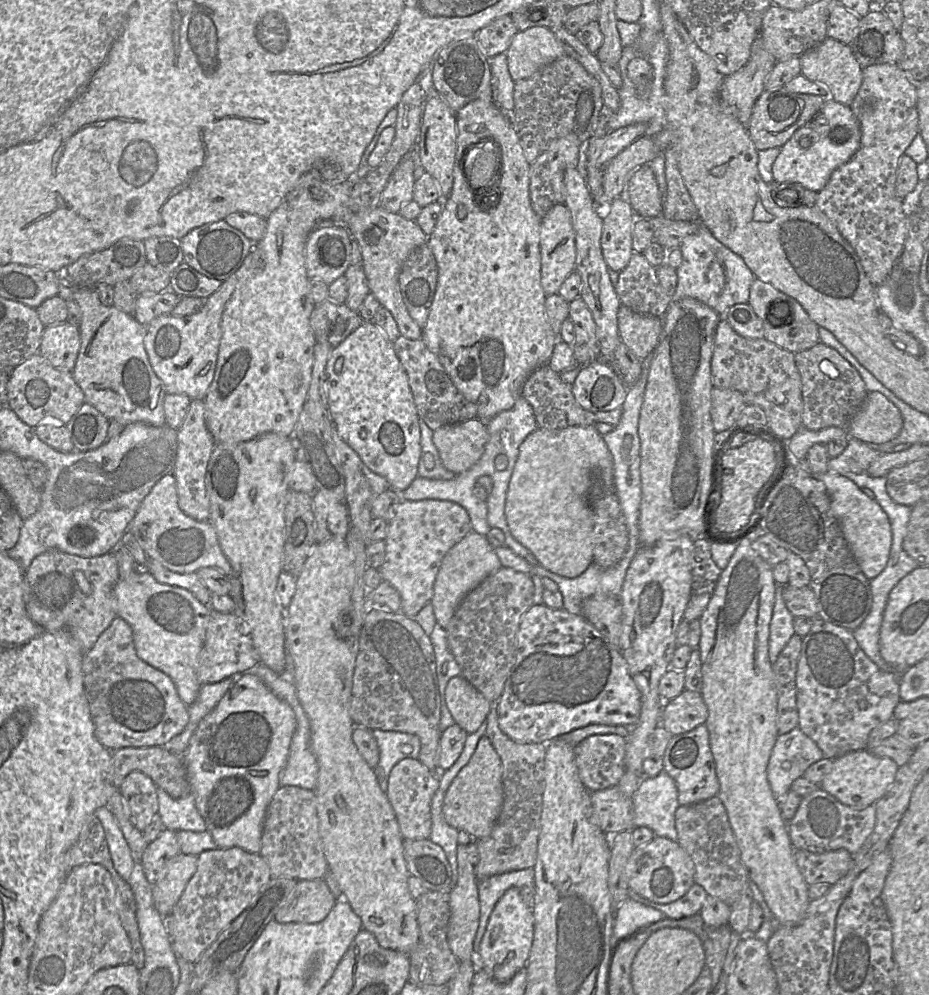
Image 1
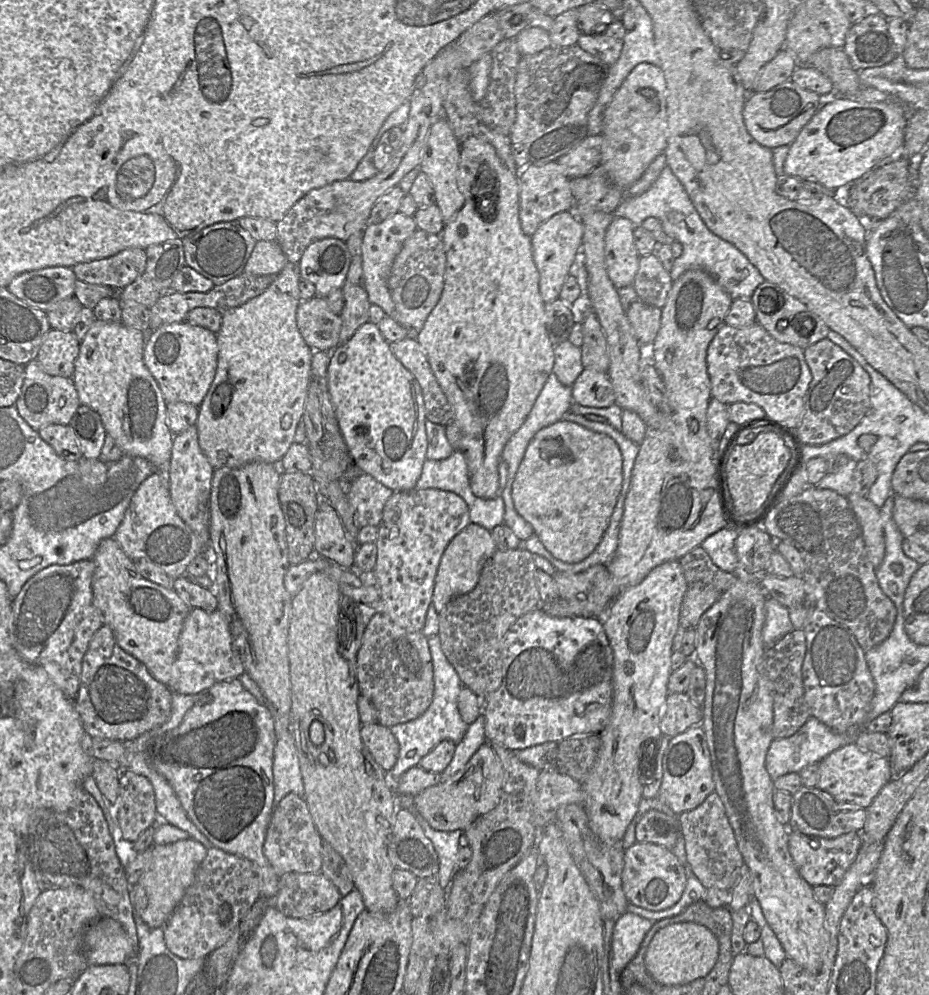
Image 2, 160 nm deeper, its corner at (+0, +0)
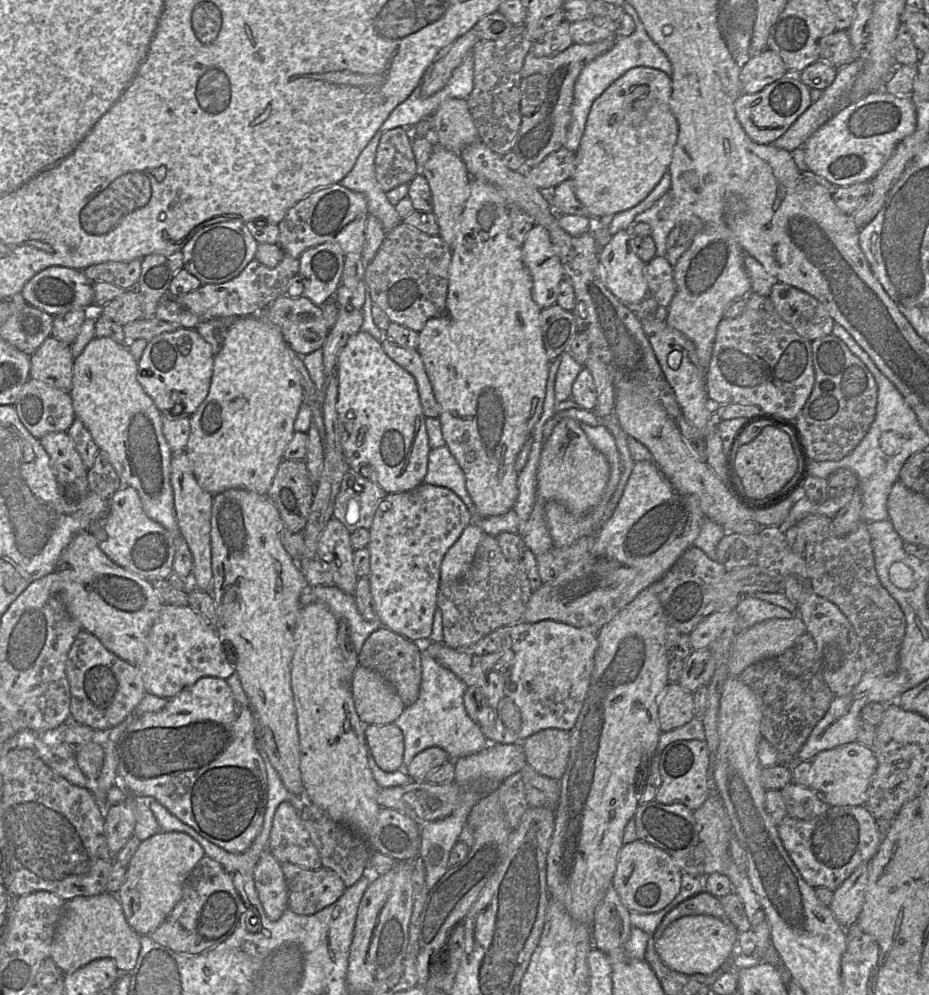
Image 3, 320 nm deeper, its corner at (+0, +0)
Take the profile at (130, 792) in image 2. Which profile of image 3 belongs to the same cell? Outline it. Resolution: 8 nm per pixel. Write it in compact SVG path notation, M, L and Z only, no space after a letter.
M129 803L108 808L105 817L105 835L112 854L117 854L134 834L135 813Z

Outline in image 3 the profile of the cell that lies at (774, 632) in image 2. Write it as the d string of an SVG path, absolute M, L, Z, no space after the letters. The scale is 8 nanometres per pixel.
M744 596L735 610L740 619L741 629L746 629L771 618L792 619L795 614L780 606L754 596Z

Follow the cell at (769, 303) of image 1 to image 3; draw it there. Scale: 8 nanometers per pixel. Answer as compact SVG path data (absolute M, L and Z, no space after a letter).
M778 282L772 287L768 297L778 315L805 339L813 341L831 333L835 321L810 294Z

